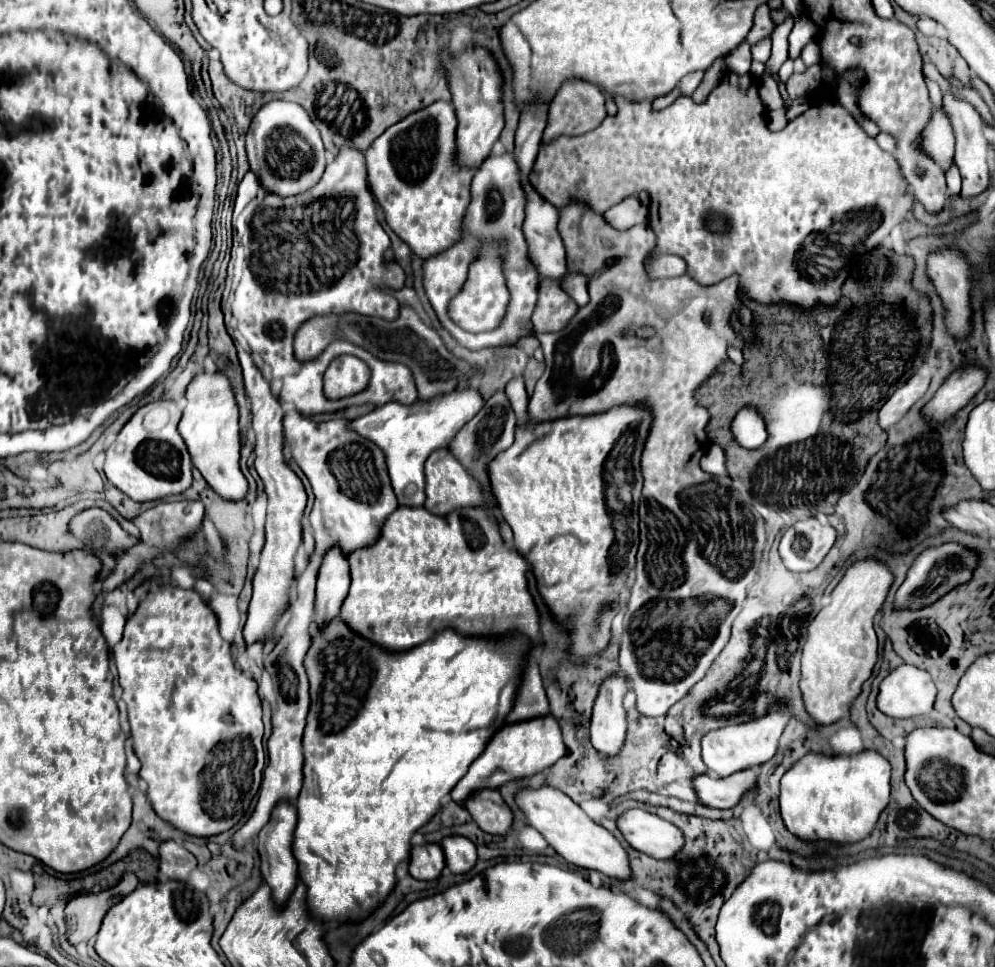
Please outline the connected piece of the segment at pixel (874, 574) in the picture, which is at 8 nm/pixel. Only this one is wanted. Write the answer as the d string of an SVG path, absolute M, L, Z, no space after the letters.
M875 559L857 561L847 569L845 577L831 593L831 603L825 605L823 611L819 611L819 615L811 621L809 637L807 643L803 645L803 655L801 655L799 689L805 711L813 717L817 725L837 723L845 715L845 707L849 707L855 701L855 697L861 693L863 683L871 677L873 665L877 661L877 635L873 629L873 617L883 607L891 583L893 583L893 573L883 563L877 563Z

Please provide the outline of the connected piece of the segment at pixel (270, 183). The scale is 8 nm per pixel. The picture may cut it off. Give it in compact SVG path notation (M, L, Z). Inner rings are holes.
M271 101L259 109L247 133L247 155L251 171L263 187L281 197L307 191L325 171L325 149L319 129L301 105L289 101Z

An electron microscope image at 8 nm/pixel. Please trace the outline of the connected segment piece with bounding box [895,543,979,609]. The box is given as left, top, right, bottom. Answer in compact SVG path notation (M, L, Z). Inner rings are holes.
M945 543L941 547L929 547L929 549L925 549L915 559L913 567L909 569L905 583L899 587L899 591L895 595L895 605L897 607L919 609L923 605L933 603L935 599L939 599L947 591L951 591L957 585L965 583L971 577L971 573L973 573L973 569L975 569L977 563L979 563L979 557L973 551L969 551L969 549L965 549L965 547L957 545L957 543Z

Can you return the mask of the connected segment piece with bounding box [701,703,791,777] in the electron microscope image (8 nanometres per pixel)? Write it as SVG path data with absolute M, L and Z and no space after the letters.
M773 705L769 709L769 713L761 719L749 721L749 723L741 723L741 725L731 725L725 729L717 729L711 731L709 735L703 737L703 761L707 763L709 771L713 777L729 777L737 771L749 769L749 767L759 767L763 763L767 763L775 751L777 751L777 743L779 737L787 725L787 721L791 719L791 709L787 705Z

